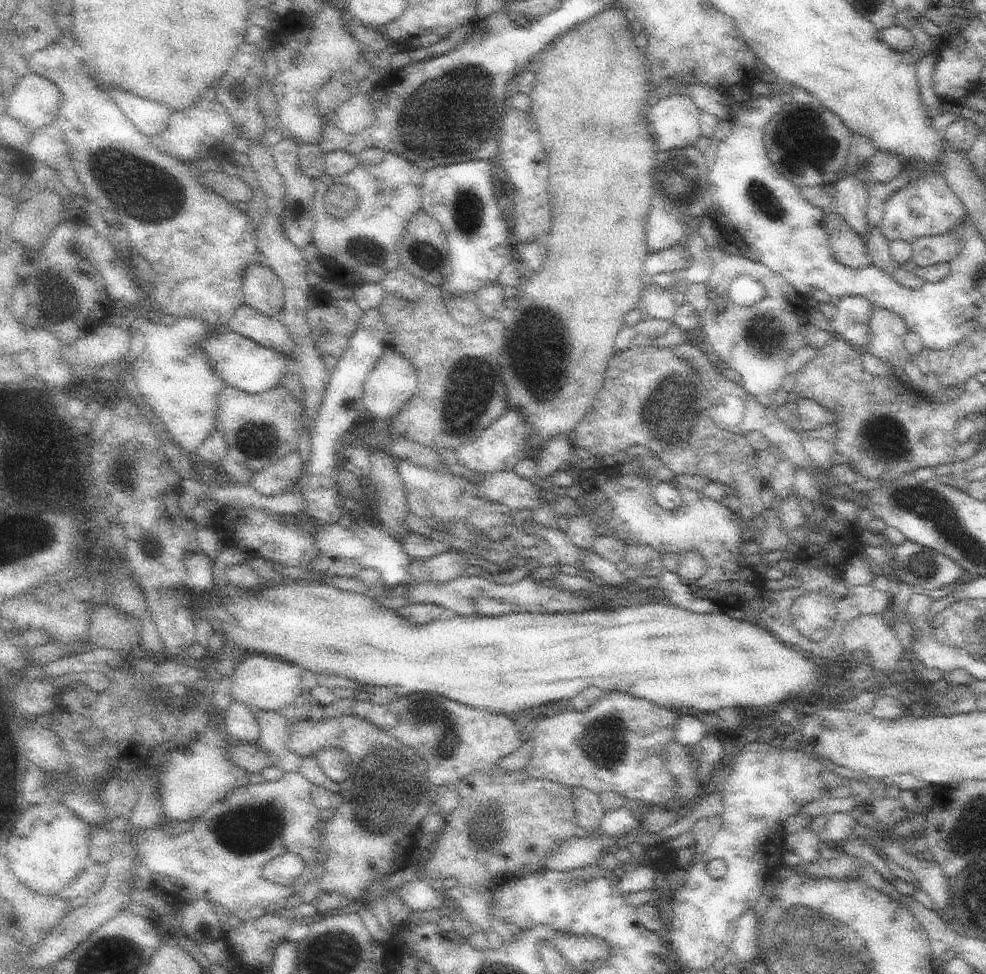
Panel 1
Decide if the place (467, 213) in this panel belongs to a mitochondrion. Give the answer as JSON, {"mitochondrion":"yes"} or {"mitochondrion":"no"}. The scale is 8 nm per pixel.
{"mitochondrion":"yes"}

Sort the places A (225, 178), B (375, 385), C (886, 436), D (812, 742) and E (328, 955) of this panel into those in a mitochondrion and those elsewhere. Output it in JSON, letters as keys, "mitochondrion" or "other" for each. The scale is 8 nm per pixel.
{"A":"other","B":"other","C":"mitochondrion","D":"other","E":"mitochondrion"}

